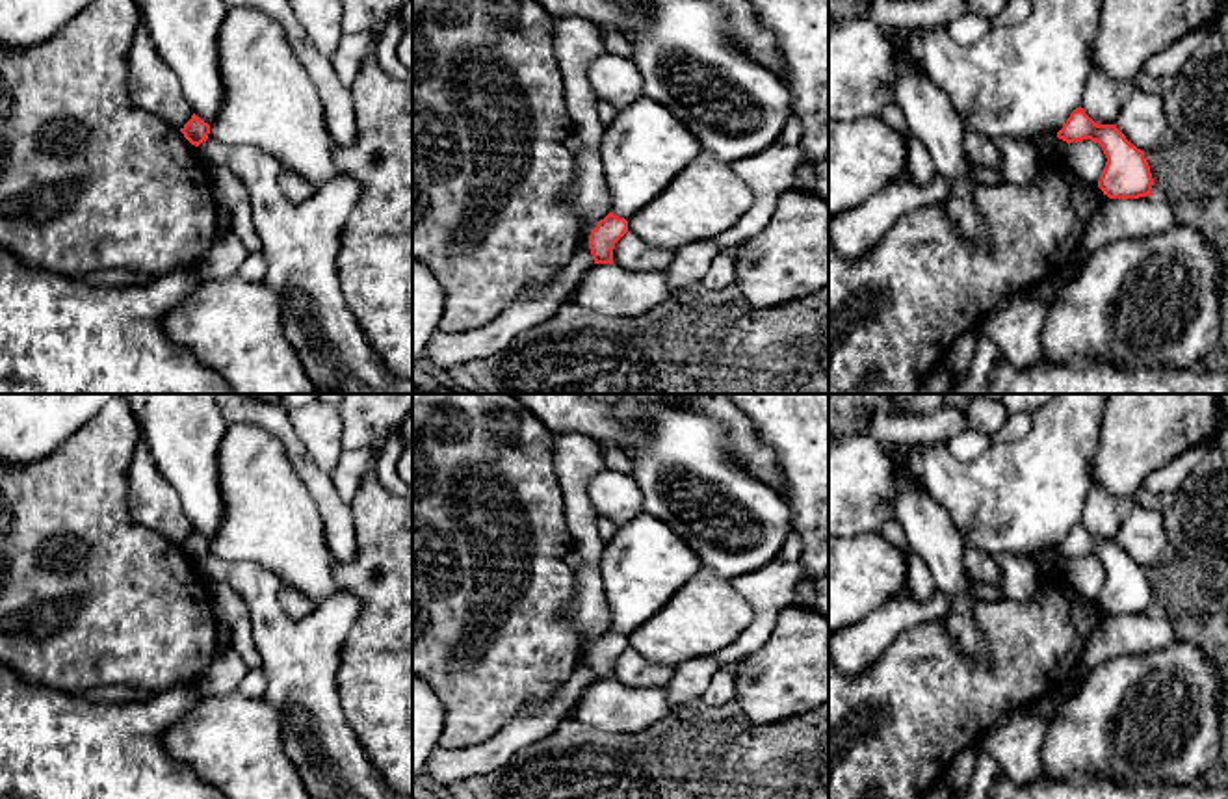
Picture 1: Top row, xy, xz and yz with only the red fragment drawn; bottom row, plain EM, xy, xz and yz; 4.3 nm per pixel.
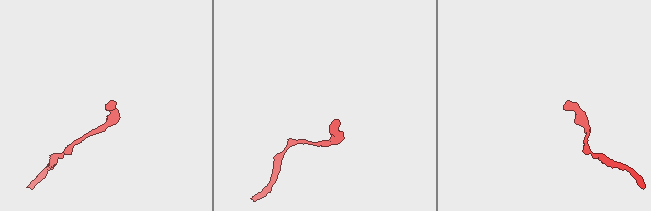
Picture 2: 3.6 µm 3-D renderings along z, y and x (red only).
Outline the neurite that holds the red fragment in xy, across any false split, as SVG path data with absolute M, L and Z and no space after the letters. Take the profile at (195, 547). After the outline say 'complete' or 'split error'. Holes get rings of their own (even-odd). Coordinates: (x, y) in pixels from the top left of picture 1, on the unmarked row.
M195 530L191 531L191 535L180 544L180 548L184 550L184 554L199 563L202 557L208 556L210 550L210 541L204 539L201 533L197 533Z; complete

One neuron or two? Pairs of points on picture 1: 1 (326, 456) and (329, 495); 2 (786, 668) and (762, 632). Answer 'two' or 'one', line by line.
1: two
2: two

